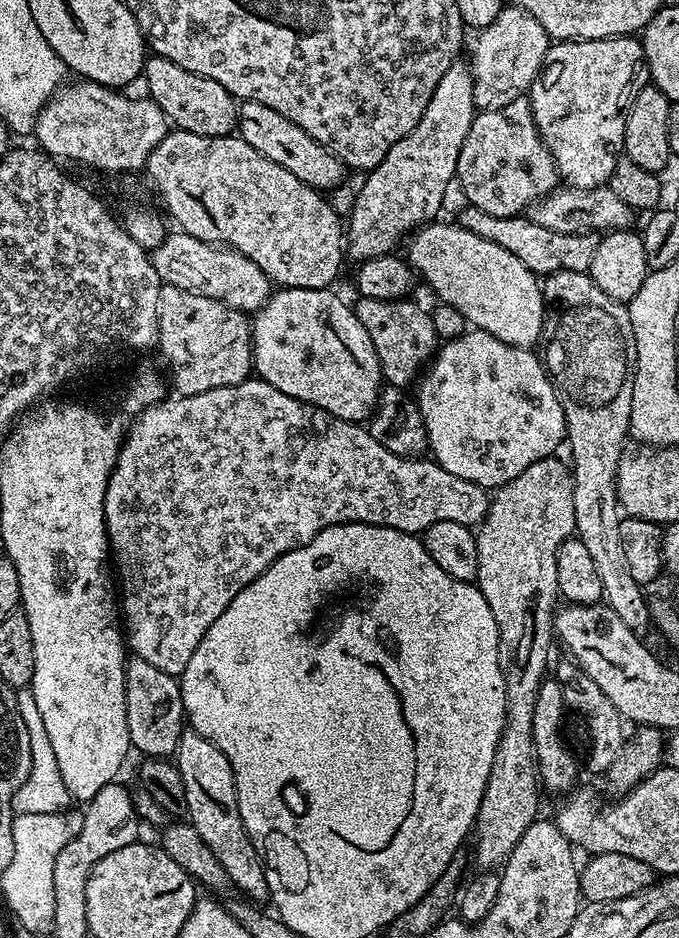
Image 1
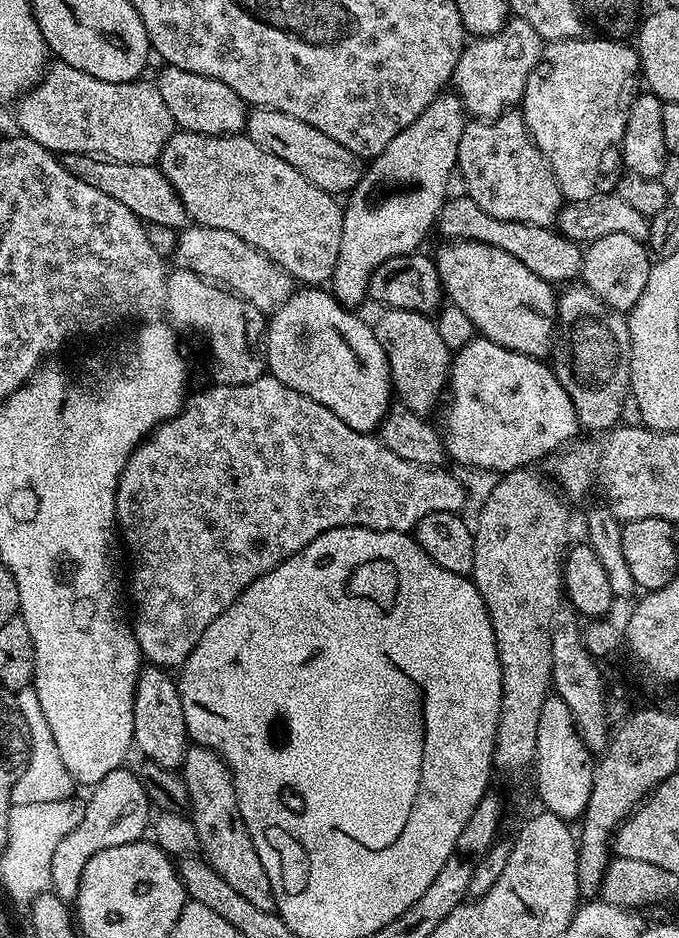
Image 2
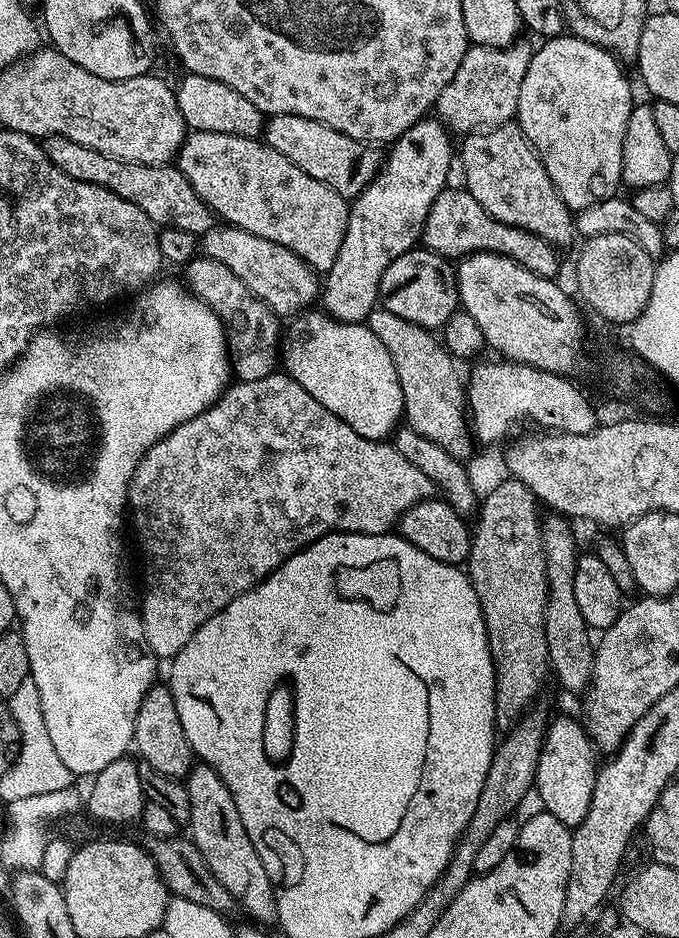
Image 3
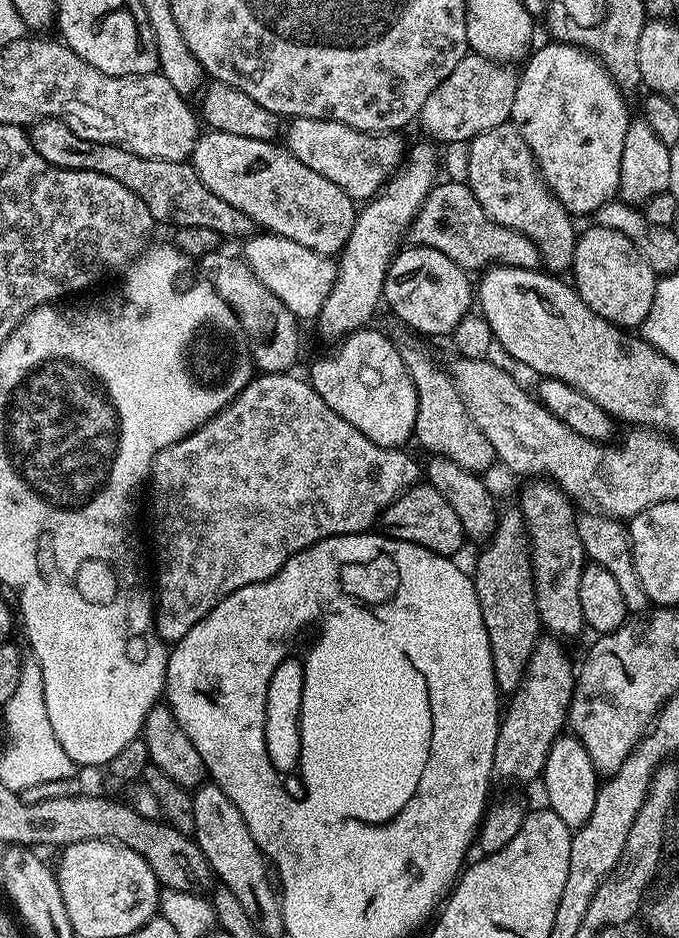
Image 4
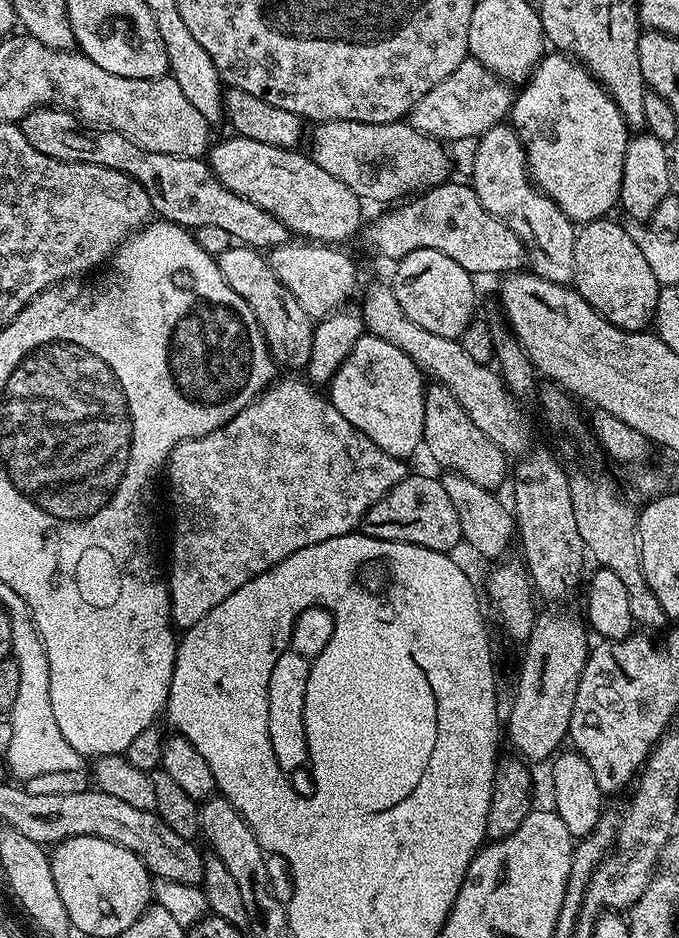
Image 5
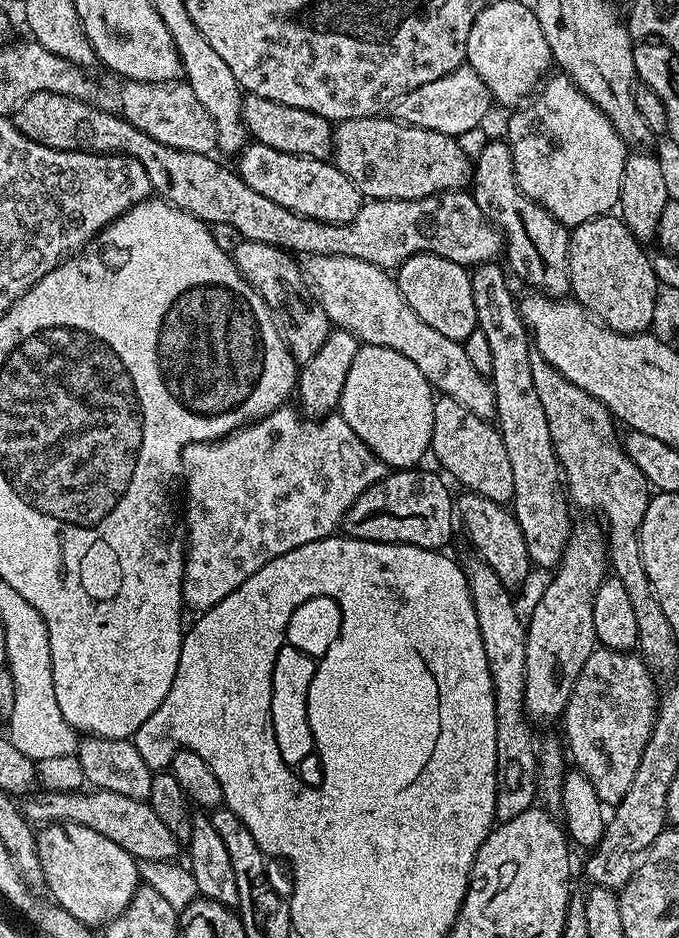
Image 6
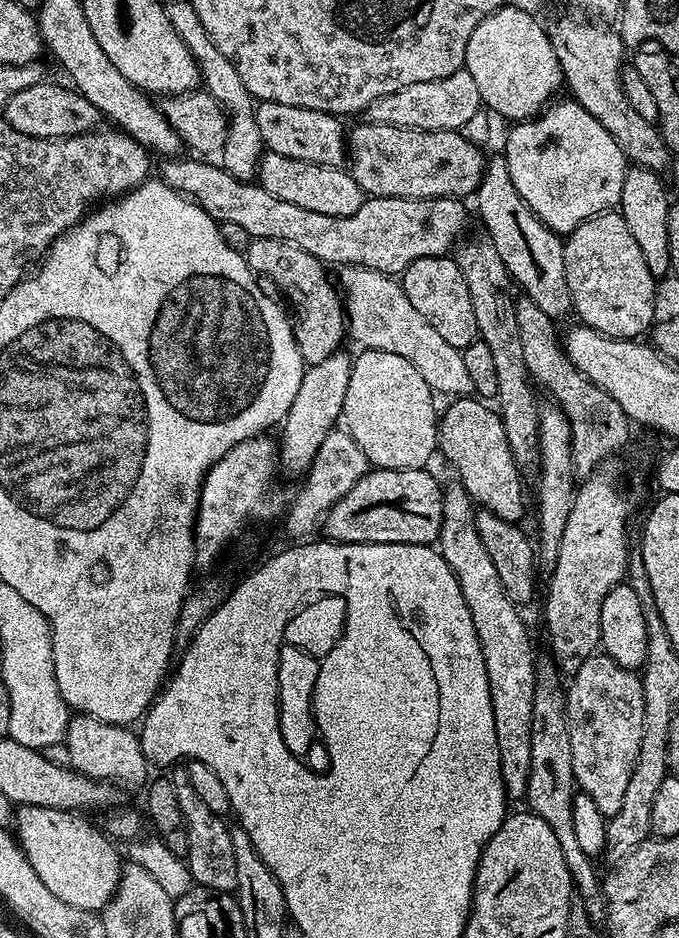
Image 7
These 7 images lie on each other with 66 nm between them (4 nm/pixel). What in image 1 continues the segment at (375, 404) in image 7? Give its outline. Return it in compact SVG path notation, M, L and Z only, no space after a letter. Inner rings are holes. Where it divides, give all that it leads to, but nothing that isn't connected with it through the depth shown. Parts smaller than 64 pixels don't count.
M280 288L273 291L250 320L250 364L254 372L256 370L255 375L266 381L274 390L280 390L282 394L286 394L290 398L301 400L303 404L313 404L315 408L321 408L322 411L328 412L332 416L353 422L367 421L382 387L378 354L374 354L374 344L370 342L370 334L366 334L366 326L362 326L362 322L358 322L356 313L350 304L347 304L342 297L335 296L328 288Z

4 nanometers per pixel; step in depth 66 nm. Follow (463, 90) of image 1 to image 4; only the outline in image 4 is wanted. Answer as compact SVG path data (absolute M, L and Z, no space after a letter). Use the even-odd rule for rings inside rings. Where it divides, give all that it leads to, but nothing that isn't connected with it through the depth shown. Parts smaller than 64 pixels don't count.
M416 144L413 148L411 145L407 149L406 159L388 177L383 189L377 192L371 200L367 201L357 211L354 230L350 230L350 238L346 242L344 249L338 254L336 280L333 282L333 288L325 298L325 304L322 306L318 317L318 322L322 324L326 333L336 336L335 338L342 338L350 332L356 332L371 321L368 319L375 314L376 307L381 307L388 267L392 265L393 258L396 257L397 252L405 243L404 231L411 224L413 227L414 221L420 215L420 208L423 207L424 200L427 199L438 183L436 168L438 172L438 150L436 154L434 145Z

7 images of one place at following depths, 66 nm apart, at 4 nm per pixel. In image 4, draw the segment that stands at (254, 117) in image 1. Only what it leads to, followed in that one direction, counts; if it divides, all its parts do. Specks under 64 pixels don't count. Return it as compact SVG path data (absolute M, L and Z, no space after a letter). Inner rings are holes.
M305 116L289 119L287 124L288 151L298 158L298 162L302 162L302 166L310 166L314 174L330 178L330 182L341 188L353 202L367 202L381 191L388 177L400 166L406 152L406 144L396 134L358 132L340 122Z

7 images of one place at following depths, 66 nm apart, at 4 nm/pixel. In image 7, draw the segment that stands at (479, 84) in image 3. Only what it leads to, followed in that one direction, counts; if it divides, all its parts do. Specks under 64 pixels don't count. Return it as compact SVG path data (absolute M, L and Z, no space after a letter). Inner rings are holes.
M465 68L434 82L414 82L414 86L406 86L384 97L390 102L390 118L385 125L399 128L425 128L431 132L461 130L482 110L478 86Z

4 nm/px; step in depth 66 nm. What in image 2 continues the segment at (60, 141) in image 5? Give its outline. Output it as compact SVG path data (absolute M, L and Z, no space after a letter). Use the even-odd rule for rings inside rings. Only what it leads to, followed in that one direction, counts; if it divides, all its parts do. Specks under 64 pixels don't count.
M68 154L62 163L70 174L74 174L82 182L94 186L94 190L102 190L102 194L110 194L122 206L139 216L141 221L151 224L161 224L175 230L180 230L189 223L190 217L184 209L172 184L152 164L118 164L113 160L97 158L91 154Z

